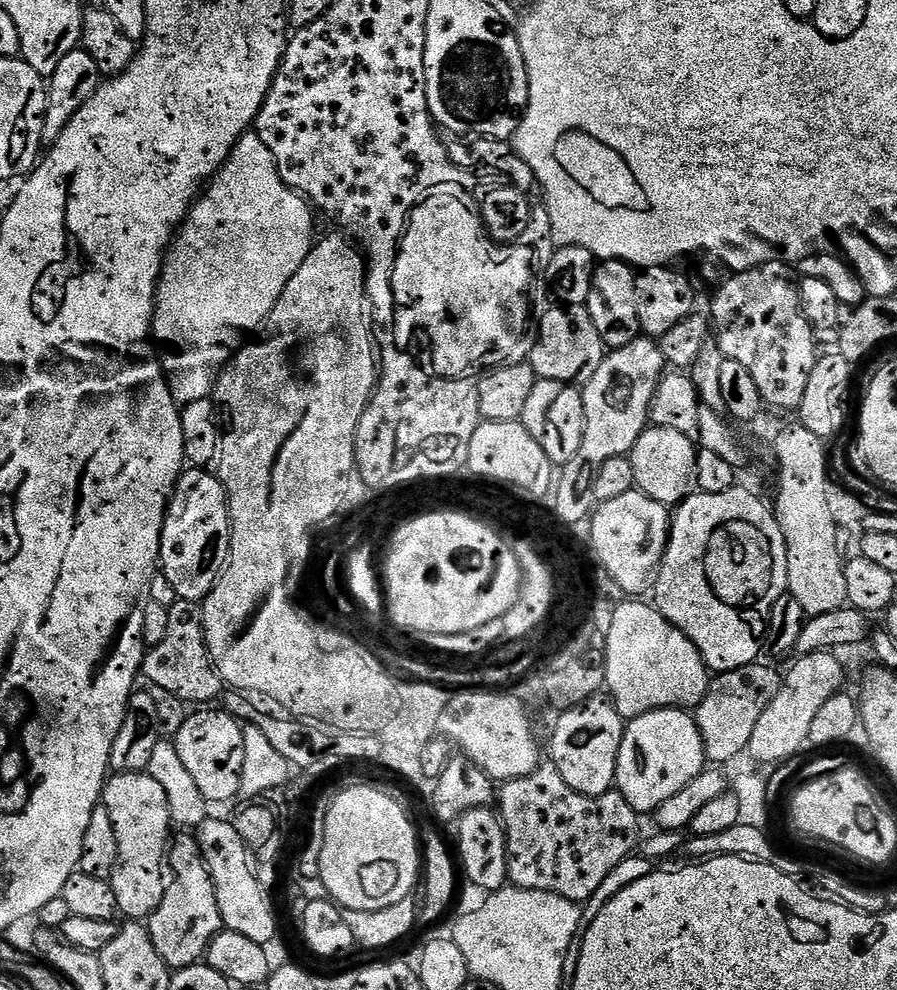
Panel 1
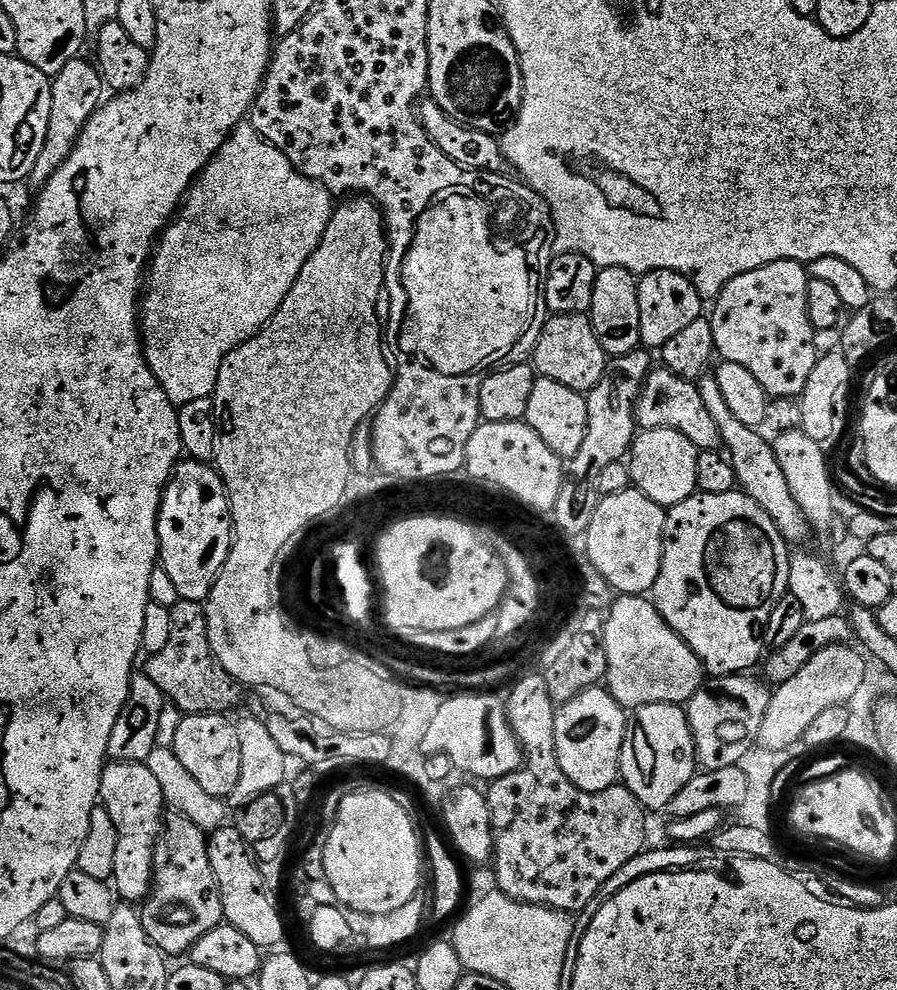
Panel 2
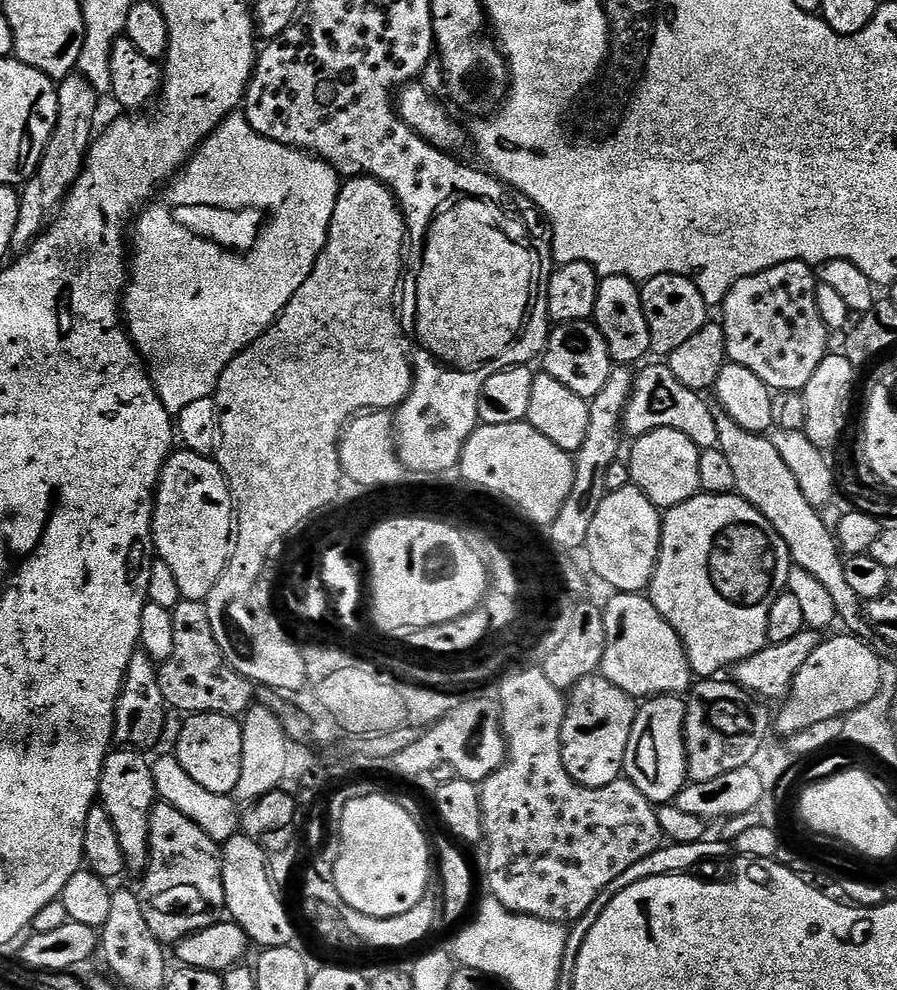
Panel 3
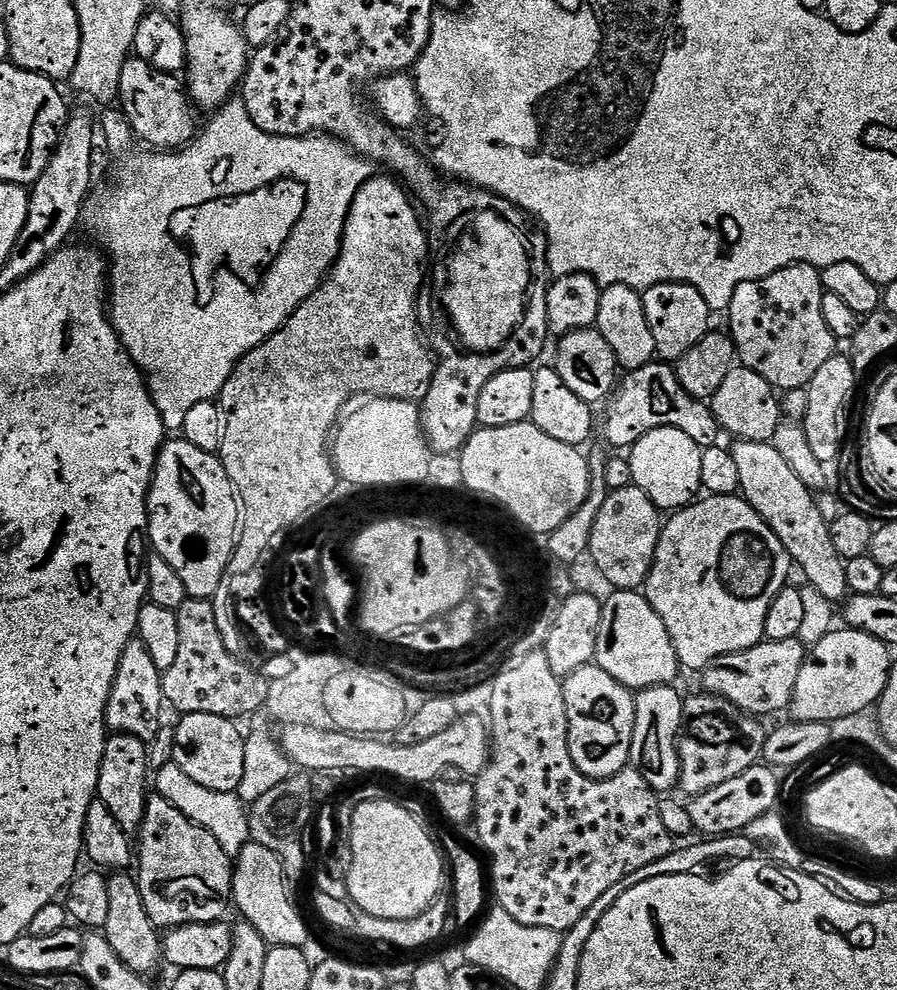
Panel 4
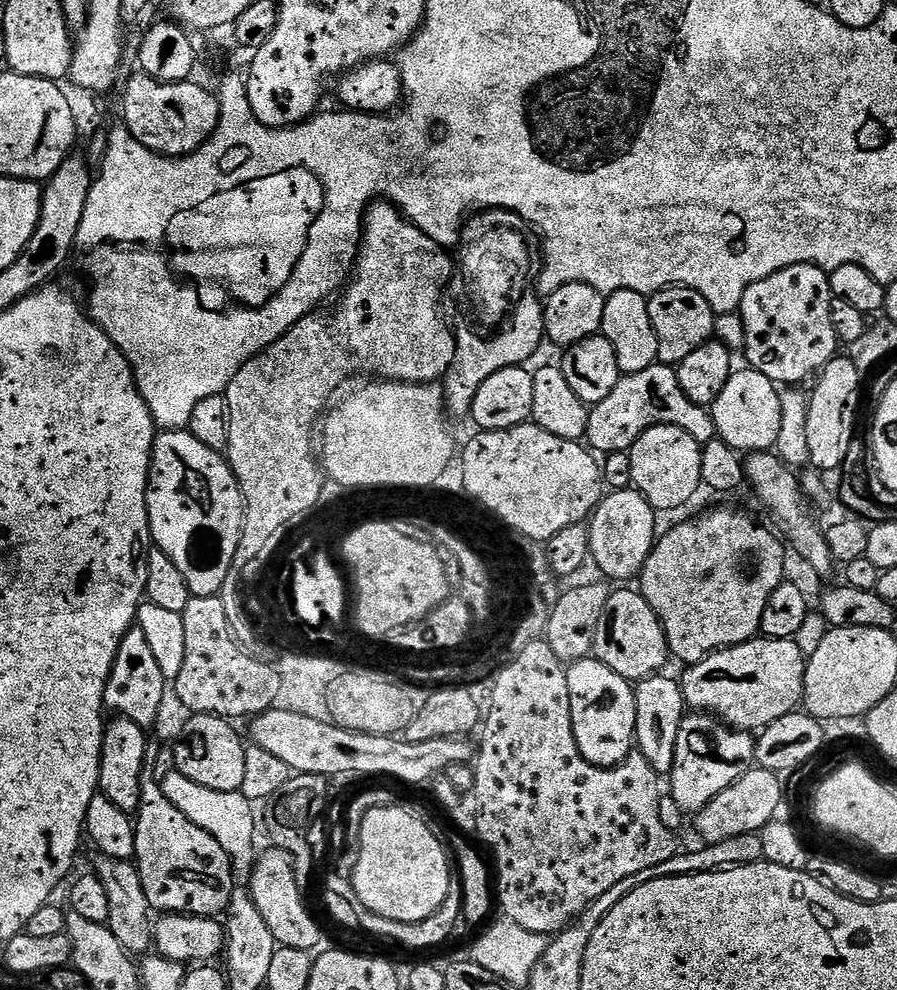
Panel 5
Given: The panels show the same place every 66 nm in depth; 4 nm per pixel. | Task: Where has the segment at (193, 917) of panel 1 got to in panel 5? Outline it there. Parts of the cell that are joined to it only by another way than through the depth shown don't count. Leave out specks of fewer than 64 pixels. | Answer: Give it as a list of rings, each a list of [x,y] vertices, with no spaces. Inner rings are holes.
[[[145,779],[141,784],[140,802],[134,820],[134,863],[142,878],[142,890],[146,890],[149,909],[157,908],[160,914],[223,917],[234,887],[232,860],[226,850],[202,826],[194,826],[178,806],[169,802],[155,779]]]

